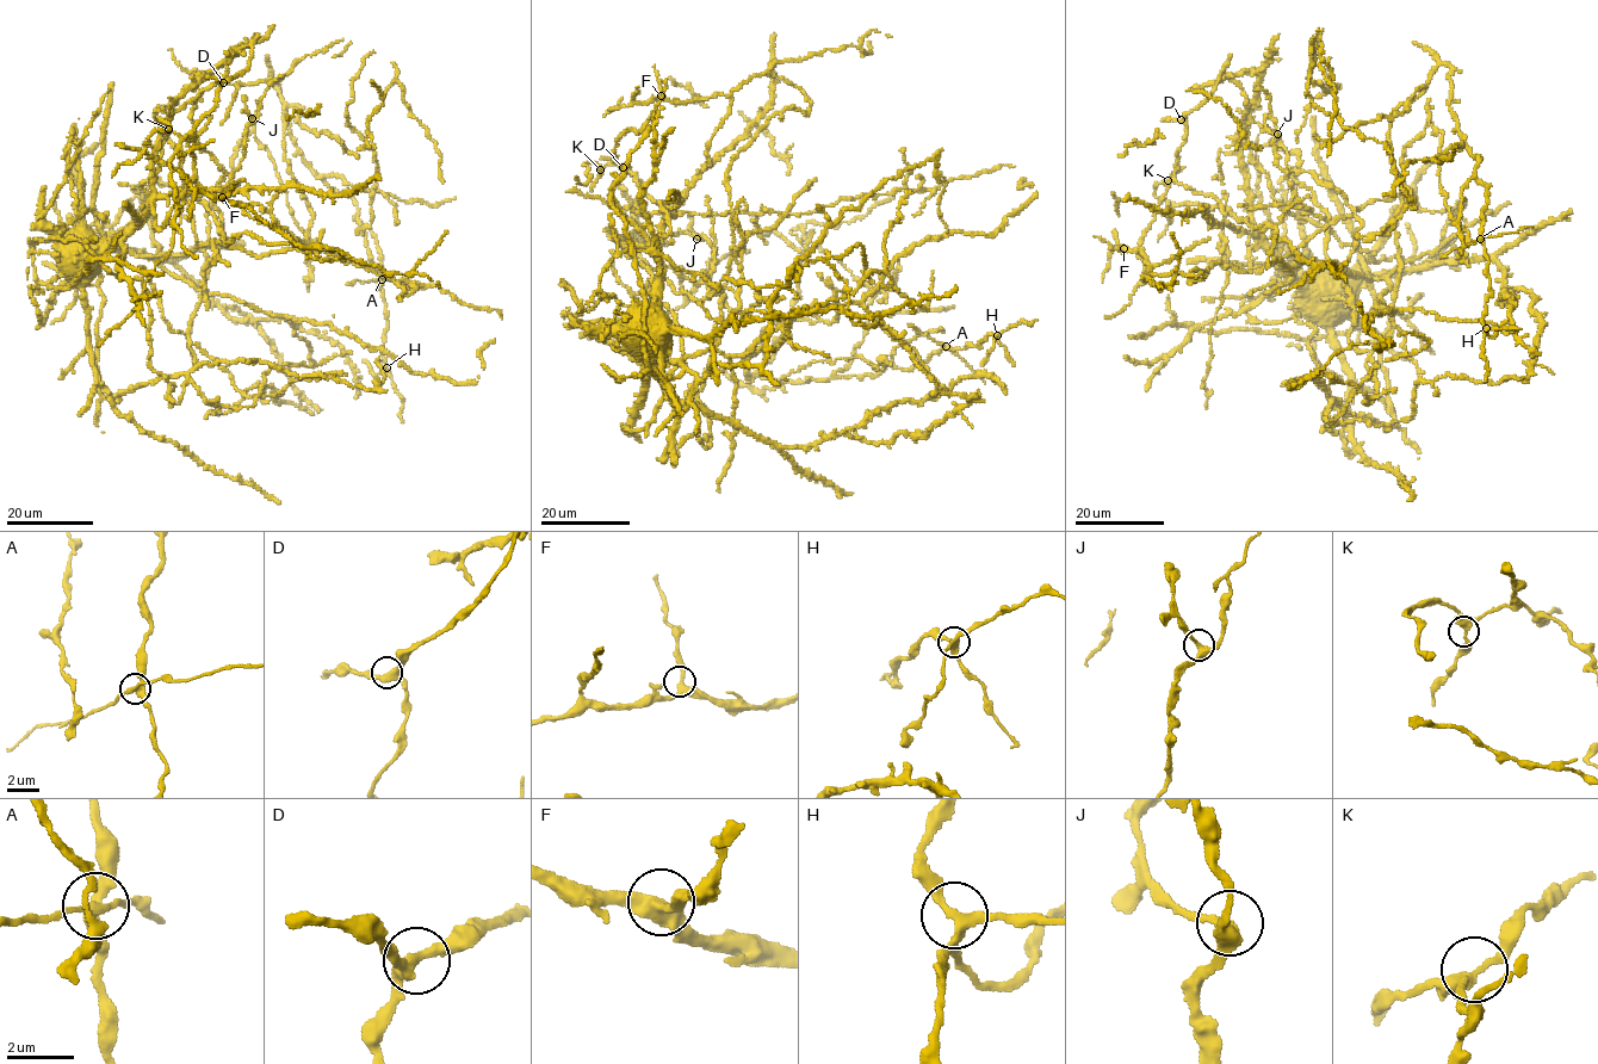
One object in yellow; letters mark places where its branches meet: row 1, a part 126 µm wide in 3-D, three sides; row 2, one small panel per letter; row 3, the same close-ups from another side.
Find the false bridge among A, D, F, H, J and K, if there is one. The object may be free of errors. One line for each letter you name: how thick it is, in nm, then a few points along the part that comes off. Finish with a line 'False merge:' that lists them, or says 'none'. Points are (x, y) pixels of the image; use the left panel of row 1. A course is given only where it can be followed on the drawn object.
A: calibre 320 nm; course (382, 278), (408, 280)
False merge: A

